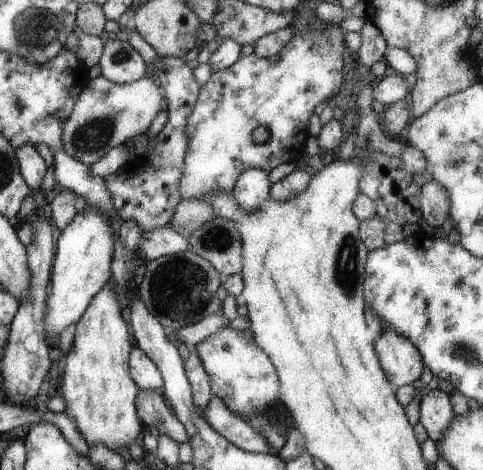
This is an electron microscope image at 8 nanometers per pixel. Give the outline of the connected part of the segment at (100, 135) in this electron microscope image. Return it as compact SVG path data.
M101 75L87 79L79 100L72 106L67 120L61 129L60 139L65 154L79 162L92 165L114 146L125 144L134 136L147 130L153 117L159 112L159 102L163 97L161 87L149 77L118 85L109 82Z

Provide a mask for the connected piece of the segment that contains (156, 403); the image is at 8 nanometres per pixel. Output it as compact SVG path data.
M141 389L136 394L136 407L147 428L156 428L159 435L165 435L176 443L188 442L185 427L175 418L161 394Z

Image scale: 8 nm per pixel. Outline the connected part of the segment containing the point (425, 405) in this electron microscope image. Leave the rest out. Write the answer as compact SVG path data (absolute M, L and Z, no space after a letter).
M431 389L420 400L419 422L426 430L428 438L437 442L445 427L455 415L452 411L449 394L440 389Z

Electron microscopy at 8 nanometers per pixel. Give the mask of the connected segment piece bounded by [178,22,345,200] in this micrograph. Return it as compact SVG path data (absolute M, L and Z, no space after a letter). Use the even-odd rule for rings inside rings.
M324 22L320 29L295 33L289 39L289 42L284 44L273 56L261 58L255 53L251 53L246 56L240 56L231 66L223 70L211 72L209 79L198 89L195 104L186 122L187 148L184 154L184 167L178 180L180 200L200 200L202 196L208 195L209 193L218 193L219 191L227 191L229 193L232 190L237 175L249 167L260 168L268 174L270 170L273 170L275 166L282 162L299 162L304 155L303 142L305 142L305 138L307 138L307 120L309 120L309 116L314 113L313 108L315 108L315 104L317 104L317 102L321 104L321 102L327 100L327 98L331 100L331 96L335 96L335 86L337 86L337 90L339 90L339 86L341 86L341 82L343 82L343 76L341 76L341 74L343 74L343 72L341 72L341 68L343 68L343 48L345 48L345 40L343 40L343 30L339 28L339 24ZM257 126L265 126L265 128L269 130L269 138L267 138L263 144L257 144L252 141L252 132Z

